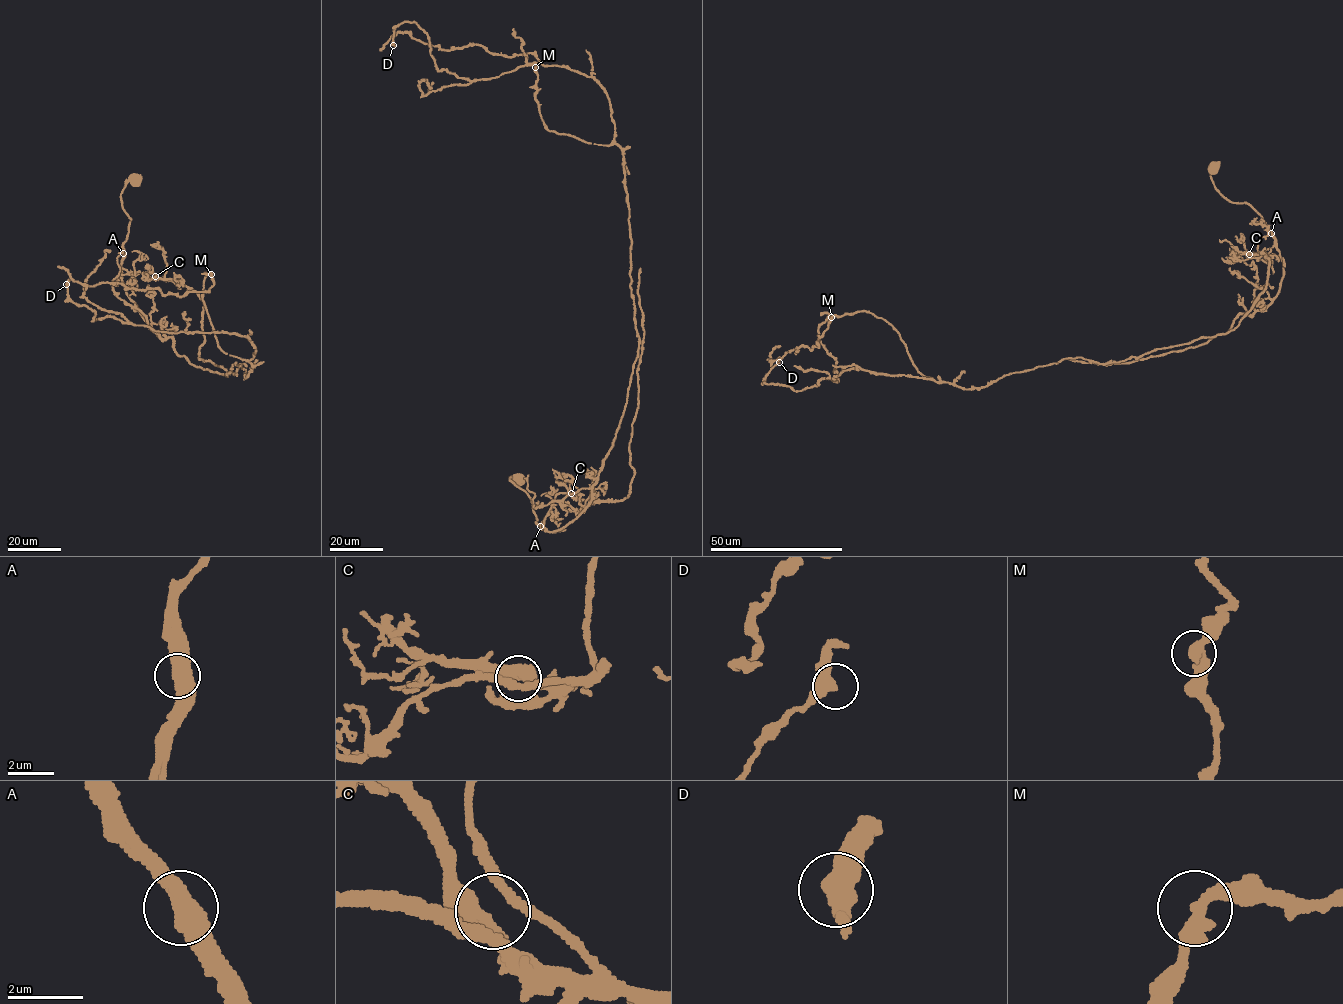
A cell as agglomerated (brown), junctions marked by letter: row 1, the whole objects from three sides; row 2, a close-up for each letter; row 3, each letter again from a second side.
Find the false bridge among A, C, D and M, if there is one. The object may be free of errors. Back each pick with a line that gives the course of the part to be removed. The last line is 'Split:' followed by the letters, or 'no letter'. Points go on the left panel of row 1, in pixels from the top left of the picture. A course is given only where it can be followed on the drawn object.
A: Course of the part to remove: (123, 253), (121, 268), (177, 280), (197, 293), (205, 342), (199, 359), (233, 374), (247, 366)
Split: A

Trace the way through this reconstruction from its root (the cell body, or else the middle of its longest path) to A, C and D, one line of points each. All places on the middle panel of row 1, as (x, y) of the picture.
A: (518, 477), (514, 476), (509, 480), (530, 497), (539, 526)
C: (518, 477), (514, 476), (509, 480), (530, 497), (540, 528), (555, 496), (571, 493)
D: (518, 477), (563, 527), (627, 402), (610, 101), (559, 66), (438, 71), (415, 22), (393, 45)

